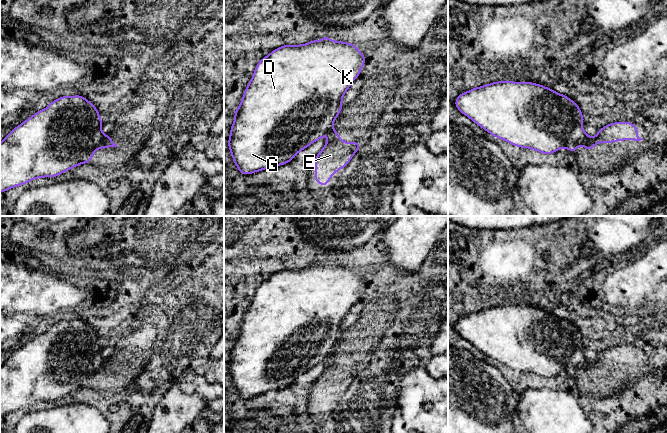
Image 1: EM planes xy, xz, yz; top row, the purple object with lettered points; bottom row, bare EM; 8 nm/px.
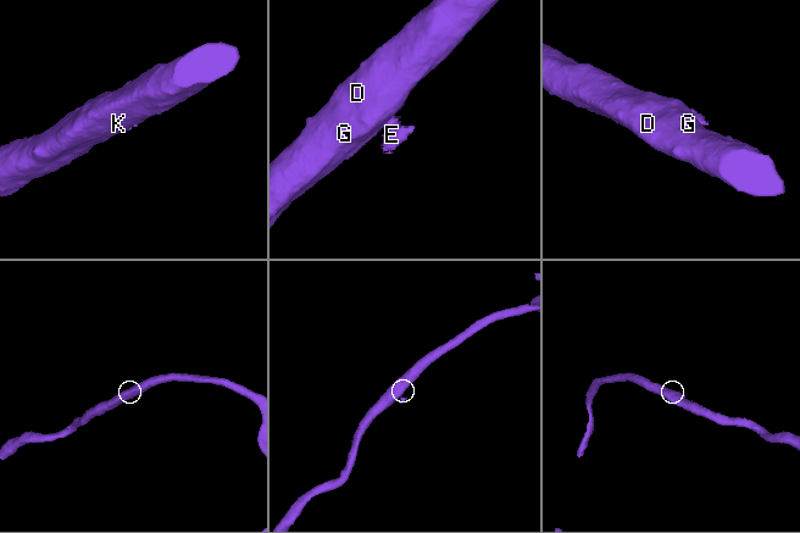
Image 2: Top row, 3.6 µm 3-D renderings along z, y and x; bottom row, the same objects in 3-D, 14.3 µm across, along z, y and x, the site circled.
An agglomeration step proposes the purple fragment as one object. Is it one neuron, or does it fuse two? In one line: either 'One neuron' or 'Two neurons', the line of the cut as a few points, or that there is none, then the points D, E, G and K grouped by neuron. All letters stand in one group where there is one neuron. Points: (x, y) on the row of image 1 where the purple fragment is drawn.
Two neurons. Split along xy (106, 135), (101, 147). Groups: D G K / E

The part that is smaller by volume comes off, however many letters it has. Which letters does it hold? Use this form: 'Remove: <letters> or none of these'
Remove: E

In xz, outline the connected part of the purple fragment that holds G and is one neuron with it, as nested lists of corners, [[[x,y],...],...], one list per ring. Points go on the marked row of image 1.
[[[327,36],[307,44],[283,45],[261,59],[234,112],[235,119],[228,138],[229,151],[239,173],[248,175],[272,166],[285,165],[300,151],[325,136],[340,114],[343,95],[359,77],[366,61],[355,44],[332,41]]]

